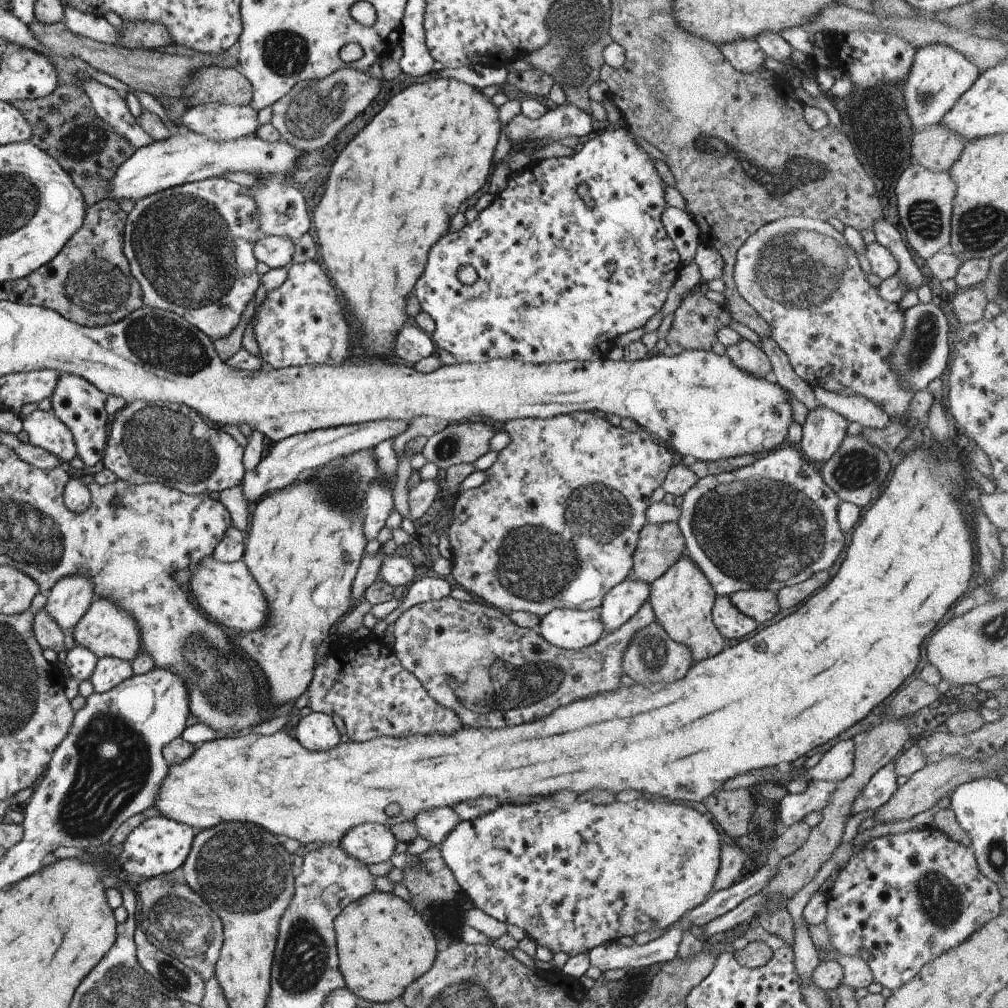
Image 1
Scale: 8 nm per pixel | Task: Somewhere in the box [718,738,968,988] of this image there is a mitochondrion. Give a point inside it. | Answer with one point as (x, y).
(941, 906)

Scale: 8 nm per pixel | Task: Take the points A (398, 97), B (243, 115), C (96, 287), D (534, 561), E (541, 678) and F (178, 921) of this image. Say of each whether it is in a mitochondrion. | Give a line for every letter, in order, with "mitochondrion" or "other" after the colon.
A: other
B: other
C: mitochondrion
D: mitochondrion
E: mitochondrion
F: mitochondrion

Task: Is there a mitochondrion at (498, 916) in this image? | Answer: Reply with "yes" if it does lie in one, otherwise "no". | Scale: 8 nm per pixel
no

